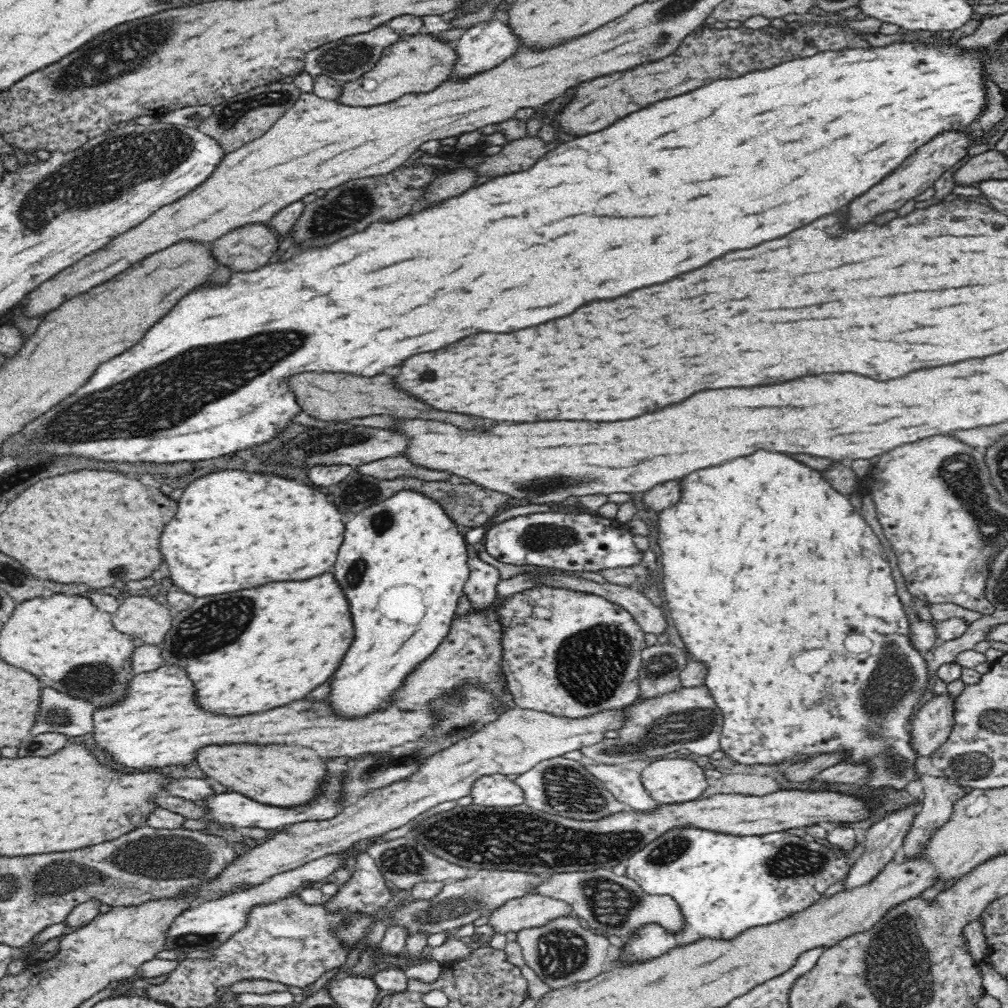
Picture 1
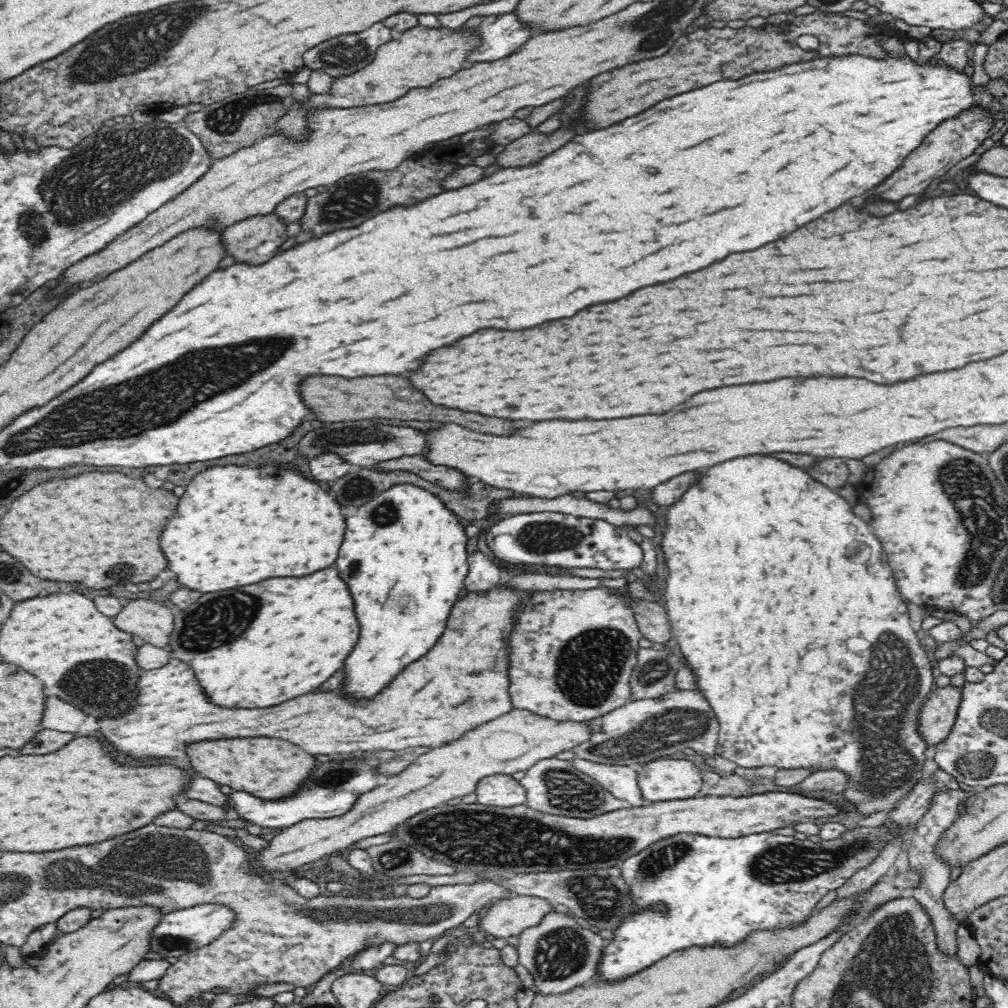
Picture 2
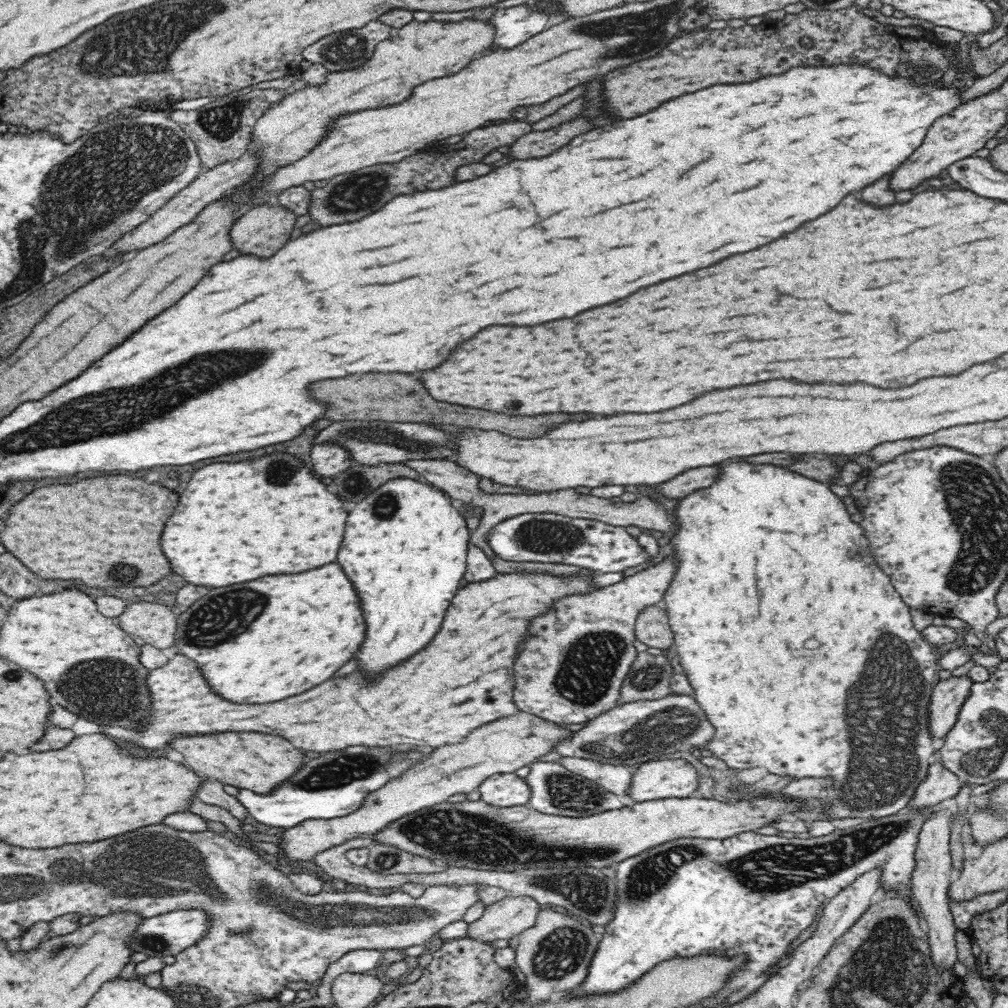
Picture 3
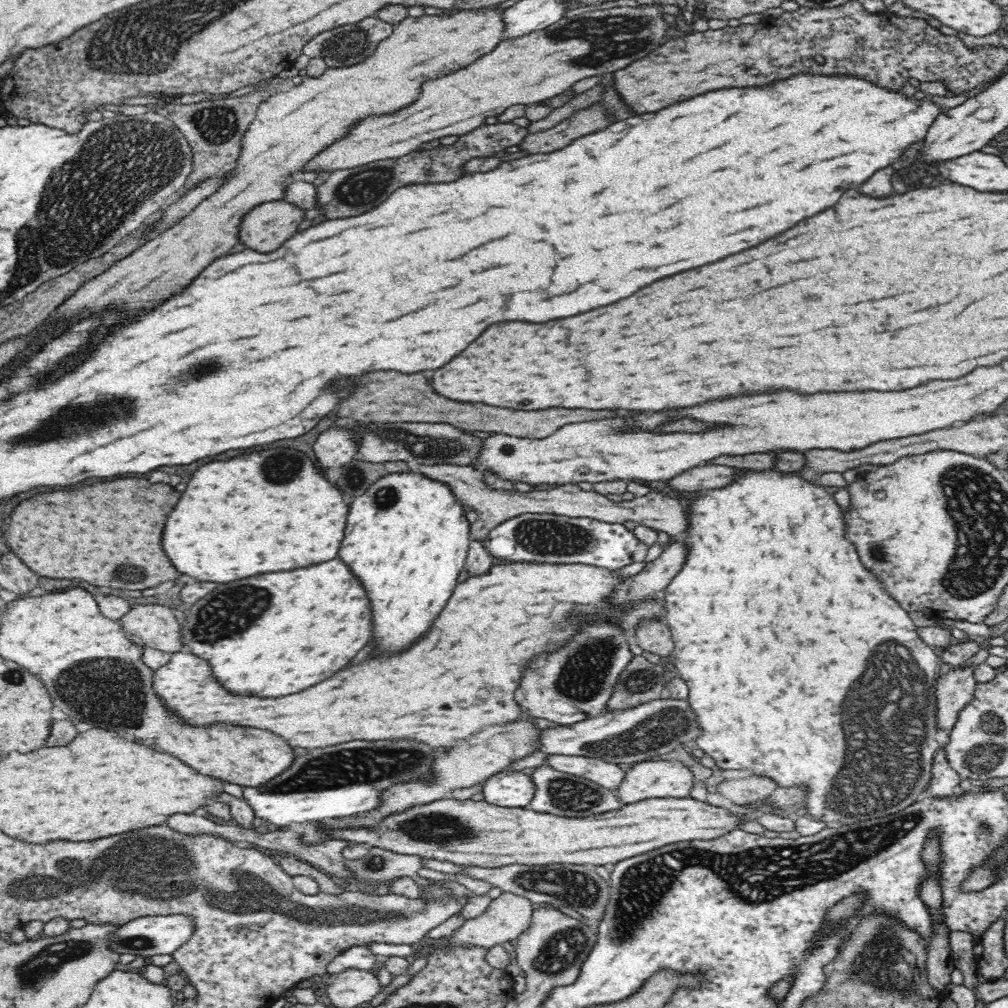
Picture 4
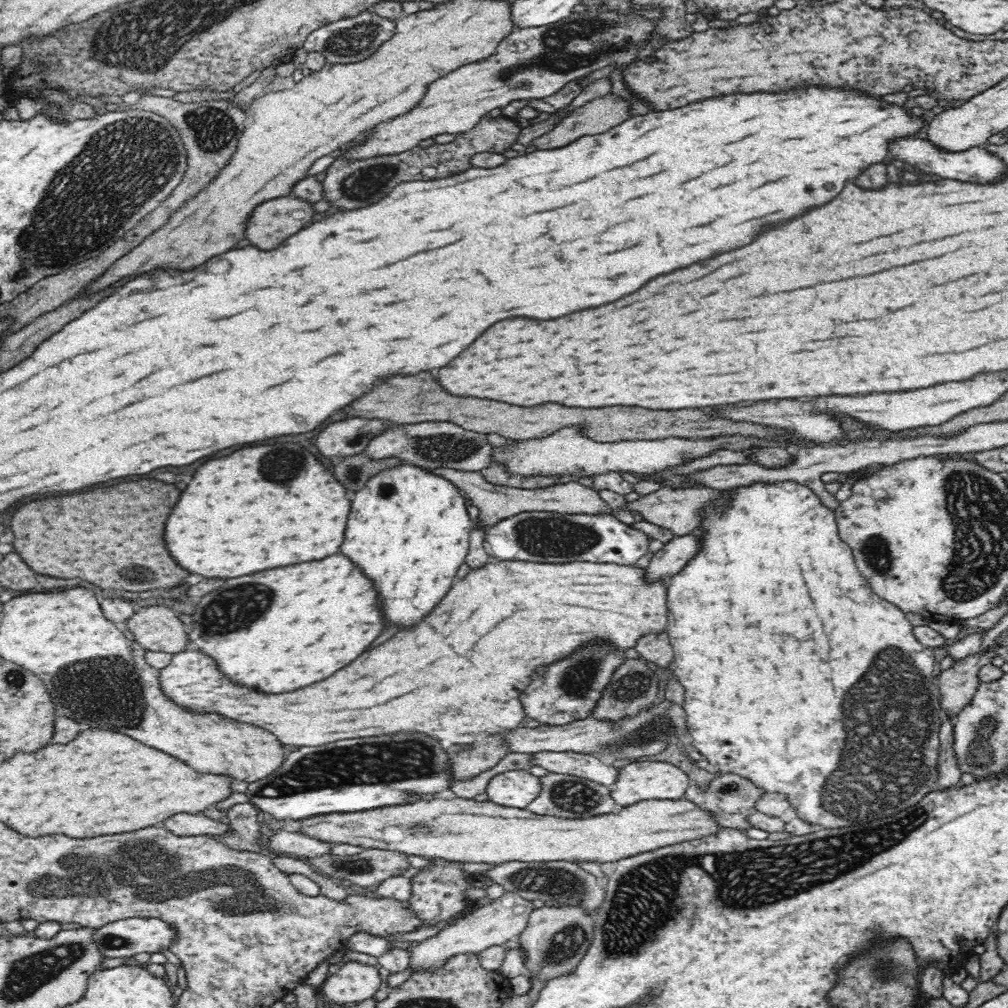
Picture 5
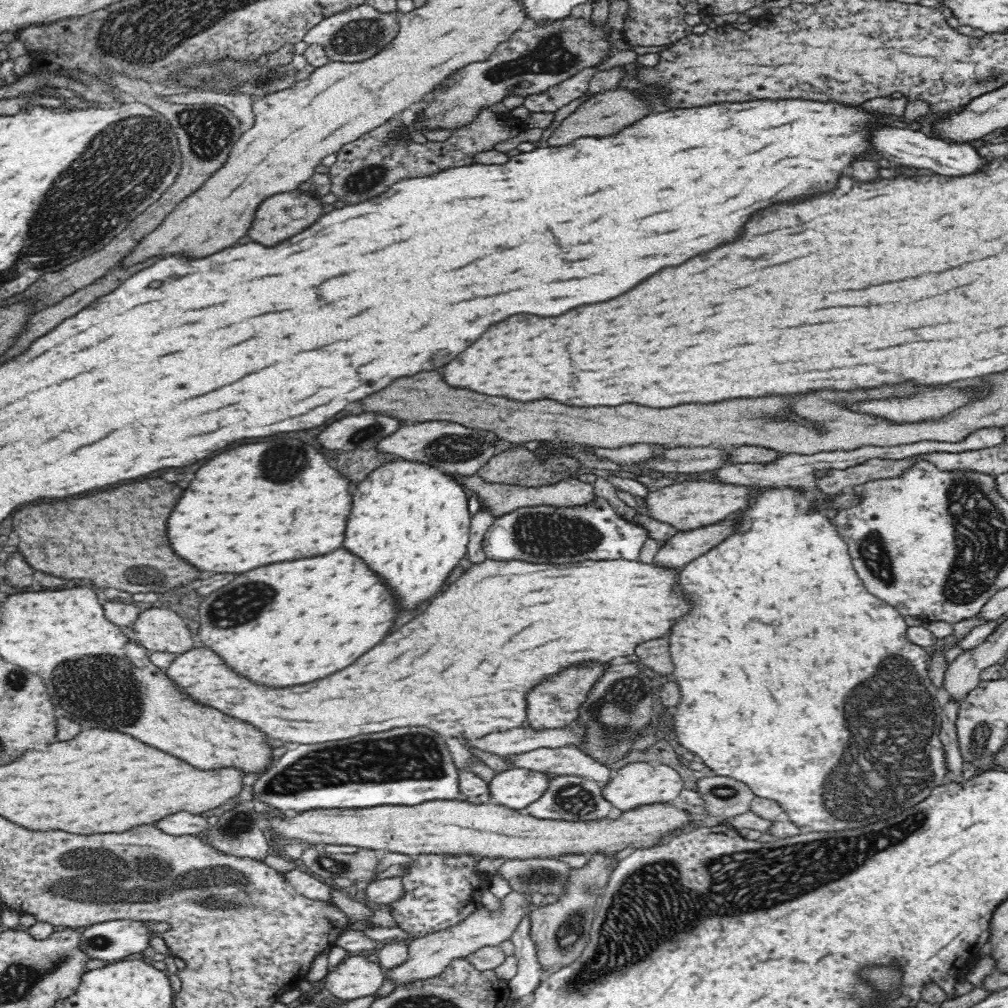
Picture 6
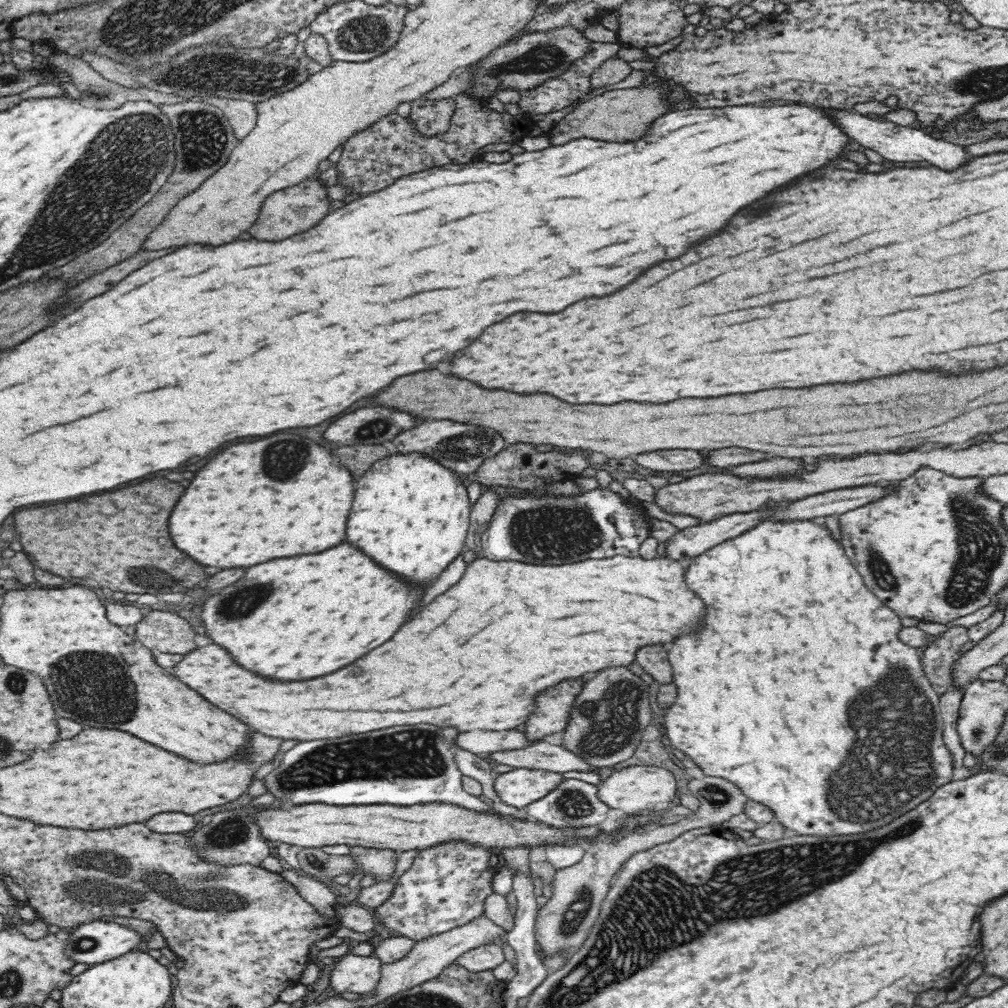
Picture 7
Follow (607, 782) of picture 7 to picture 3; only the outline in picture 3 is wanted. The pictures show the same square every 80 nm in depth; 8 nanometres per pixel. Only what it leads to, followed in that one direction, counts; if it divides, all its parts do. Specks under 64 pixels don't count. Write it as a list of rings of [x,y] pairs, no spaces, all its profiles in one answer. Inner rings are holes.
[[[654,760],[649,761],[632,769],[630,789],[626,796],[633,803],[657,800],[662,798],[689,798],[696,795],[698,789],[698,774],[692,764],[686,760]]]

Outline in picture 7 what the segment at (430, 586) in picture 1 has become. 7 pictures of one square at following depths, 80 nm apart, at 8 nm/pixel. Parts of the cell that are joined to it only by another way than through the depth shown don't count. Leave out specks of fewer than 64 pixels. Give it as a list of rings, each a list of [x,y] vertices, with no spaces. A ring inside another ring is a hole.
[[[397,452],[389,456],[392,458],[374,464],[374,472],[366,472],[354,482],[356,494],[346,534],[354,546],[384,568],[426,586],[462,552],[469,529],[470,499],[460,477],[437,460],[419,452]]]

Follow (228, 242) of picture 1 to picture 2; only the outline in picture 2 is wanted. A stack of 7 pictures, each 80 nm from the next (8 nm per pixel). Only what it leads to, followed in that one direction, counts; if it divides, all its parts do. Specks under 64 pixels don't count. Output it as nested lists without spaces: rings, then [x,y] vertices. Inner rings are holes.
[[[275,212],[254,214],[222,232],[226,250],[238,262],[264,264],[288,238],[287,222]],[[268,246],[268,248],[266,248]]]

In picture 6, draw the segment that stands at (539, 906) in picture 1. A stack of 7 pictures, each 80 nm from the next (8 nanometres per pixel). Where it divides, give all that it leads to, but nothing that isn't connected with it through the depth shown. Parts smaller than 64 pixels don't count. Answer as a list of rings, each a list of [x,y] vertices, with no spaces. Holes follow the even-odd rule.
[[[512,891],[501,898],[499,911],[490,911],[482,907],[453,927],[417,939],[407,939],[408,958],[394,968],[386,968],[384,978],[390,980],[394,988],[414,981],[434,978],[454,959],[464,958],[464,956],[480,950],[483,946],[496,946],[500,942],[508,940],[514,934],[518,922],[526,914],[526,910],[528,910],[528,903],[524,899],[524,894]]]

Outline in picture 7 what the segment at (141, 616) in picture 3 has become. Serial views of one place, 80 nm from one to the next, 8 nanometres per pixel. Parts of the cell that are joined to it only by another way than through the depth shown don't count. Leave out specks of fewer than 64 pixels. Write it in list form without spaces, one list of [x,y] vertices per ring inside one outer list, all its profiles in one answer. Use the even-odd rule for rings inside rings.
[[[151,611],[137,622],[136,632],[148,650],[185,655],[198,648],[191,624],[176,613]]]

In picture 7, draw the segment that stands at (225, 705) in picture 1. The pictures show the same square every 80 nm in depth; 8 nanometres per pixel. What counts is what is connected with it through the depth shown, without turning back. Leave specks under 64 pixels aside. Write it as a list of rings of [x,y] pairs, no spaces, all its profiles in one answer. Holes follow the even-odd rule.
[[[342,542],[340,546],[334,546],[326,552],[318,552],[318,554],[302,554],[302,556],[292,556],[292,558],[280,558],[280,560],[270,560],[266,564],[258,564],[246,570],[244,578],[240,578],[236,584],[222,588],[220,592],[211,594],[208,600],[203,604],[202,618],[203,624],[207,630],[207,634],[212,638],[213,642],[224,646],[228,652],[232,652],[234,660],[260,674],[260,676],[268,676],[274,680],[310,680],[310,678],[318,678],[318,676],[326,676],[330,672],[336,672],[348,664],[352,664],[354,660],[358,660],[360,656],[368,654],[370,650],[382,646],[386,640],[390,640],[404,622],[408,622],[410,612],[418,606],[420,598],[426,594],[426,588],[422,586],[414,586],[414,584],[406,584],[402,578],[398,578],[396,574],[384,570],[382,566],[378,566],[374,560],[370,560],[370,556],[366,556],[362,550],[358,550],[356,546]]]

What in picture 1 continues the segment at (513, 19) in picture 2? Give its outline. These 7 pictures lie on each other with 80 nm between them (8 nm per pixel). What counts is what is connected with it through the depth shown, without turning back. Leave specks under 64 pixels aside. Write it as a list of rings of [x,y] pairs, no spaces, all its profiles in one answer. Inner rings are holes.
[[[496,16],[486,22],[476,24],[474,28],[469,28],[456,42],[456,52],[458,60],[453,68],[453,76],[472,76],[474,72],[482,72],[484,68],[494,68],[502,64],[503,60],[510,58],[518,48],[522,46],[519,36],[507,23],[507,17]]]

